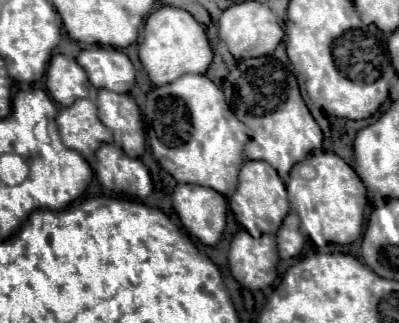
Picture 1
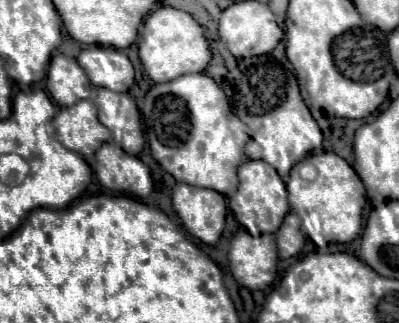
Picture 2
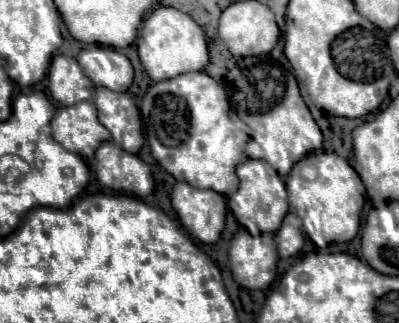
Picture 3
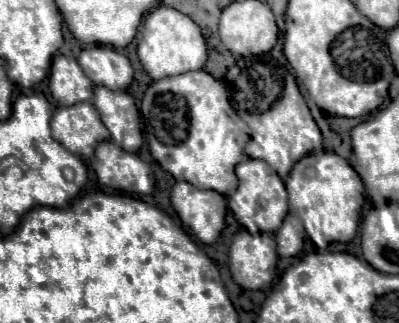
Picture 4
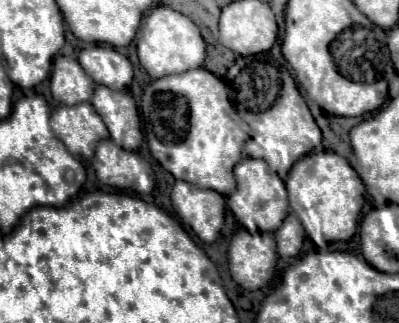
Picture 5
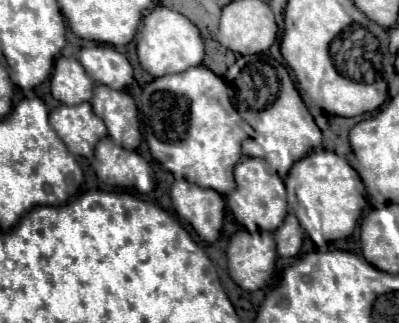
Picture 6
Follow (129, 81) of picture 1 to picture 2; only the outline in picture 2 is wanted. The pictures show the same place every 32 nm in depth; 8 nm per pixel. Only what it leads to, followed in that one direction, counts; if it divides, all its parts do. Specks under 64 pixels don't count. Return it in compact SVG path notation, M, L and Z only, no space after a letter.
M86 48L78 56L78 64L84 68L94 86L128 92L134 84L134 68L130 60L116 48Z

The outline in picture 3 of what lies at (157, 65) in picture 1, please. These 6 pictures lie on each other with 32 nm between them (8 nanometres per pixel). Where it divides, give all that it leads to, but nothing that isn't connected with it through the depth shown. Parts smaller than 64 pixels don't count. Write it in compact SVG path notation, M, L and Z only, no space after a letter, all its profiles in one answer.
M160 6L152 14L148 14L140 30L138 54L144 70L154 82L174 78L184 72L204 70L204 66L208 64L208 46L202 28L188 14L170 6Z

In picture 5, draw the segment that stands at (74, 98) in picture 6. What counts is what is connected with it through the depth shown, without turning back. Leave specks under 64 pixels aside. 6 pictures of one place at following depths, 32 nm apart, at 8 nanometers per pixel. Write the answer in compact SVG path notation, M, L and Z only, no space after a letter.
M58 56L54 60L54 70L50 78L50 90L54 100L72 106L80 102L88 102L94 92L92 78L82 70L76 58Z

